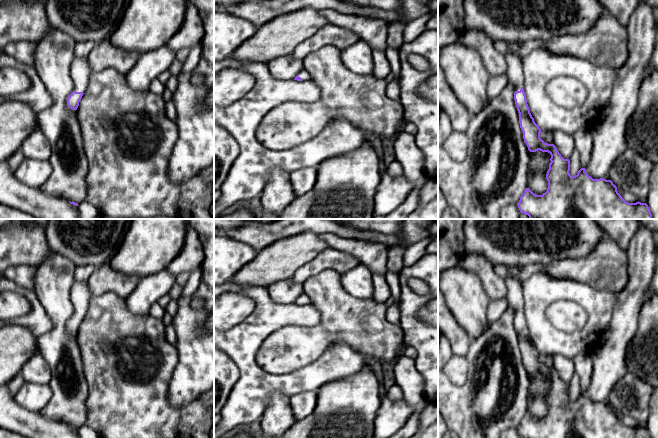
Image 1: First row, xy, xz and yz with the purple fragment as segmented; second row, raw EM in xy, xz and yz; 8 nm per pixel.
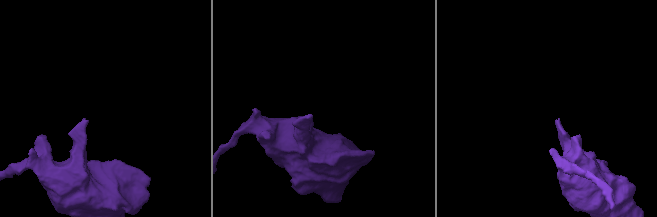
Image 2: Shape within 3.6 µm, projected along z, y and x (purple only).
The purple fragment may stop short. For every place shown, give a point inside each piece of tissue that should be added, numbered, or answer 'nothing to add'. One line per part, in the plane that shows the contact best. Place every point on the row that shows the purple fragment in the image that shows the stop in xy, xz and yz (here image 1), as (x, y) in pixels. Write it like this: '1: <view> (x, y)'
1: xy (80, 70)

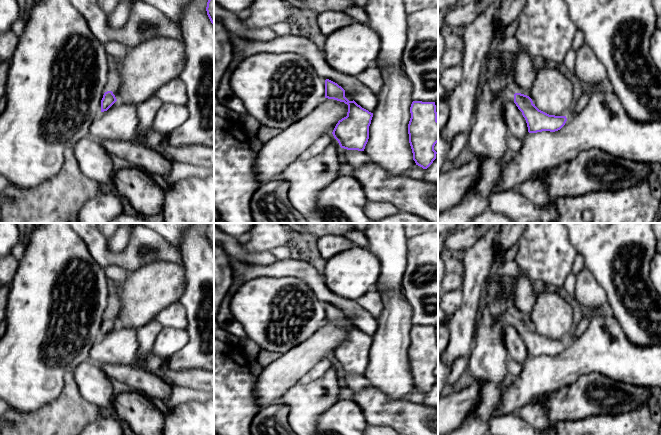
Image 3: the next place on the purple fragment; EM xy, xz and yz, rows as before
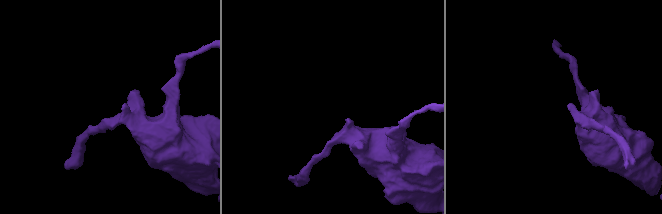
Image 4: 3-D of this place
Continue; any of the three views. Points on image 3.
1: yz (508, 93)

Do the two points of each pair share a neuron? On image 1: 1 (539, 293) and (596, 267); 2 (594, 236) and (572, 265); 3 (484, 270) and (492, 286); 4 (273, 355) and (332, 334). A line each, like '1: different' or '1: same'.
1: different
2: different
3: same
4: same

